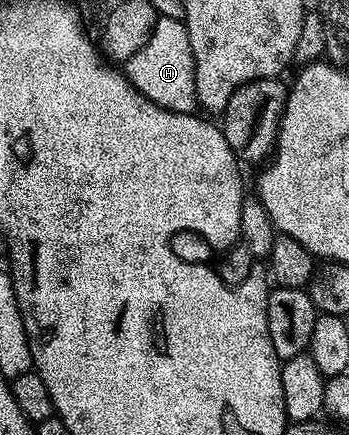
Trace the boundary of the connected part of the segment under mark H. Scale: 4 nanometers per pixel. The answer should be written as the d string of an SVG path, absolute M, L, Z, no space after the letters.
M157 17L150 40L130 56L126 73L128 83L154 104L179 114L191 114L197 109L196 61L190 48L188 30L181 19Z

